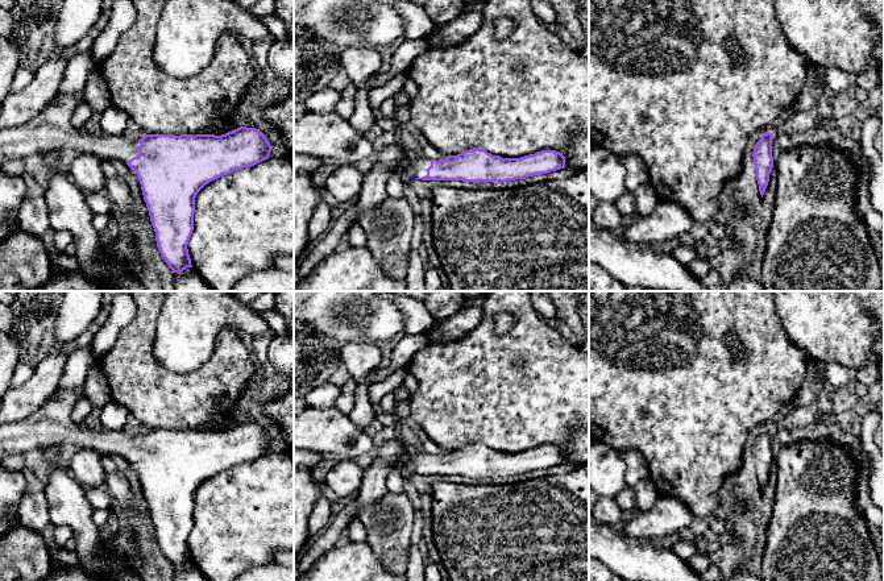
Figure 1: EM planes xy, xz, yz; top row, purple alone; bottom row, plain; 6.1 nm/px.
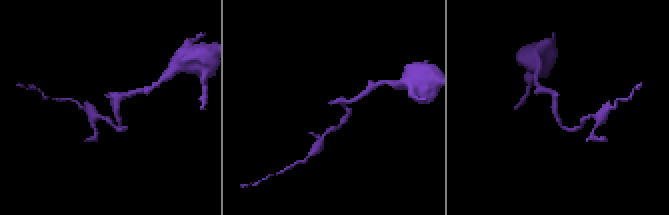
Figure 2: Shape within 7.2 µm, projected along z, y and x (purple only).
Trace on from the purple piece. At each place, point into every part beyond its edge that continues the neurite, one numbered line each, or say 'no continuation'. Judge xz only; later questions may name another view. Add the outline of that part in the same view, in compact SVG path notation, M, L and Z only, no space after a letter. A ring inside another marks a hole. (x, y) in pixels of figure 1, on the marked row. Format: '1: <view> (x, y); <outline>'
1: xz (405, 166); M406 153L402 158L398 159L397 165L393 169L393 173L403 177L422 178L427 175L427 169L431 166L431 159L422 158L412 161Z

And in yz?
no continuation

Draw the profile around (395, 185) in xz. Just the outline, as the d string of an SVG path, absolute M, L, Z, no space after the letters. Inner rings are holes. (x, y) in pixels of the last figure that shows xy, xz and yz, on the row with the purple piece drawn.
M391 173L386 184L387 196L403 198L404 182L397 173Z

